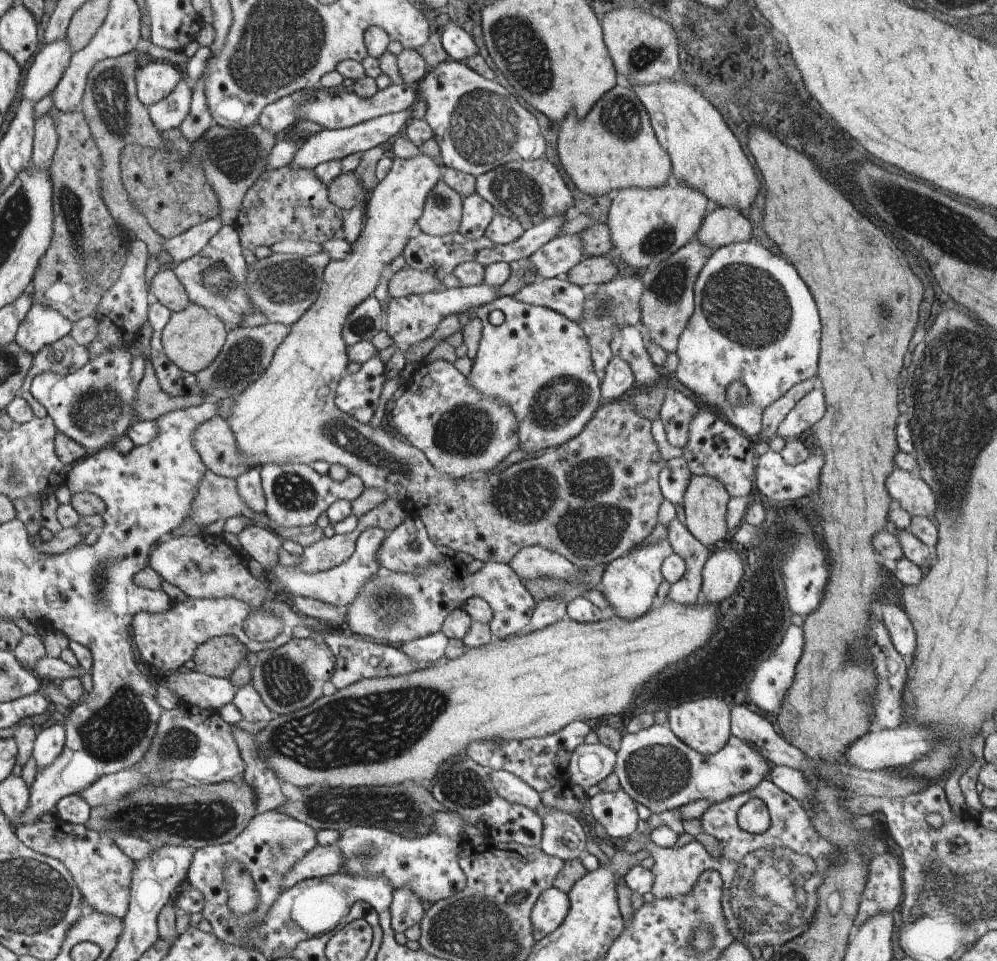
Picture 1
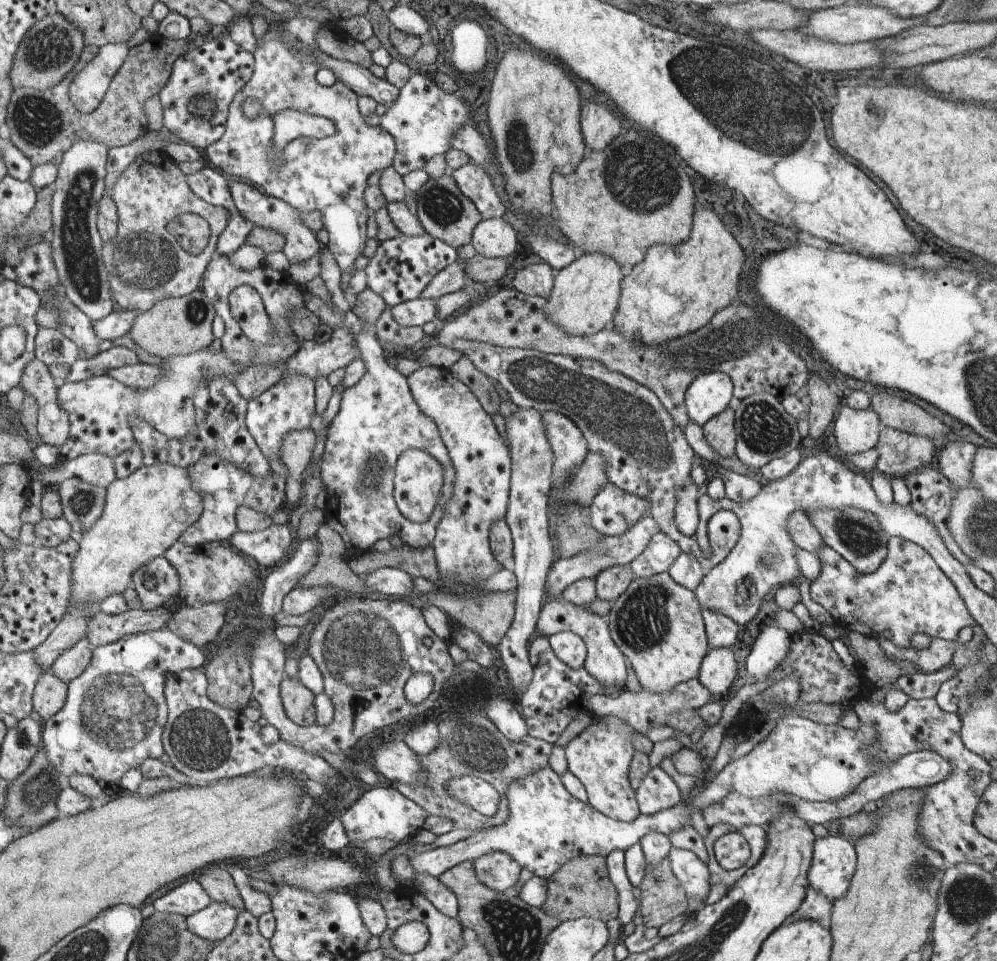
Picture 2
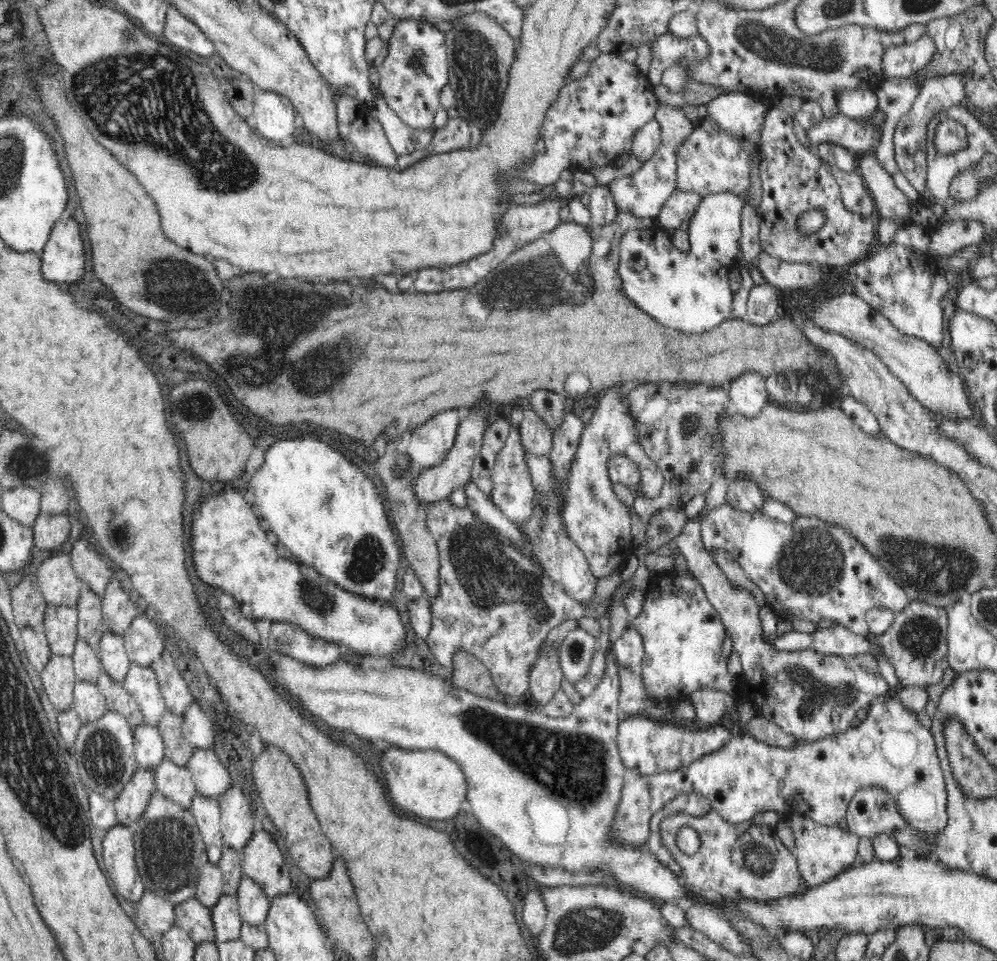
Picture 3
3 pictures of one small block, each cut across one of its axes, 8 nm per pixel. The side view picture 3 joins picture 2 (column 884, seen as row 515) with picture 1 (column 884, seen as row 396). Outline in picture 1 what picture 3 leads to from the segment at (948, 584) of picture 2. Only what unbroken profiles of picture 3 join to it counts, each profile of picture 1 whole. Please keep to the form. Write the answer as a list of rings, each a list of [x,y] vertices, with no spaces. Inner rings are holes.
[[[882,601],[877,604],[882,622],[890,632],[894,648],[903,656],[908,668],[913,666],[917,645],[915,630],[907,612],[897,605]]]

